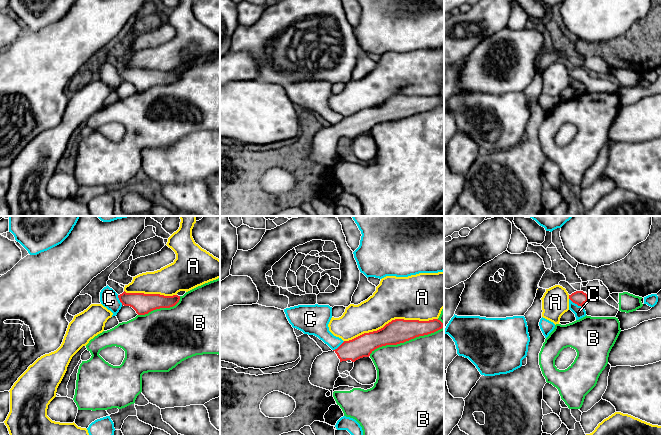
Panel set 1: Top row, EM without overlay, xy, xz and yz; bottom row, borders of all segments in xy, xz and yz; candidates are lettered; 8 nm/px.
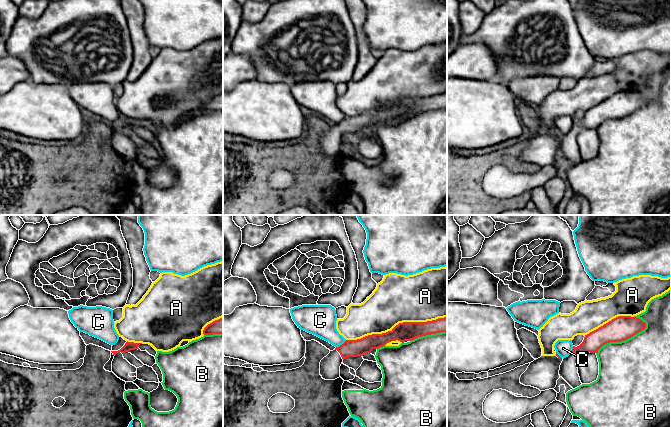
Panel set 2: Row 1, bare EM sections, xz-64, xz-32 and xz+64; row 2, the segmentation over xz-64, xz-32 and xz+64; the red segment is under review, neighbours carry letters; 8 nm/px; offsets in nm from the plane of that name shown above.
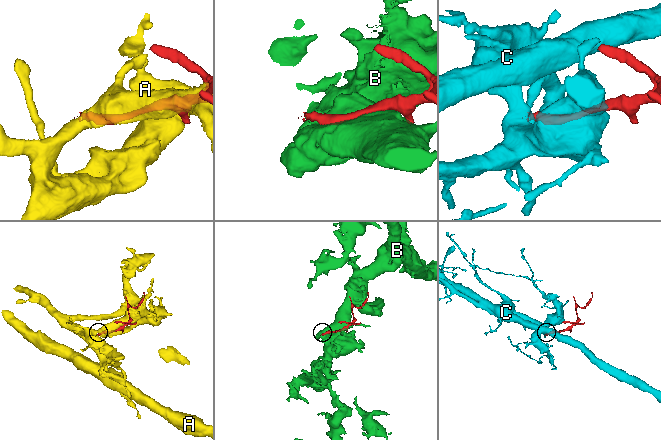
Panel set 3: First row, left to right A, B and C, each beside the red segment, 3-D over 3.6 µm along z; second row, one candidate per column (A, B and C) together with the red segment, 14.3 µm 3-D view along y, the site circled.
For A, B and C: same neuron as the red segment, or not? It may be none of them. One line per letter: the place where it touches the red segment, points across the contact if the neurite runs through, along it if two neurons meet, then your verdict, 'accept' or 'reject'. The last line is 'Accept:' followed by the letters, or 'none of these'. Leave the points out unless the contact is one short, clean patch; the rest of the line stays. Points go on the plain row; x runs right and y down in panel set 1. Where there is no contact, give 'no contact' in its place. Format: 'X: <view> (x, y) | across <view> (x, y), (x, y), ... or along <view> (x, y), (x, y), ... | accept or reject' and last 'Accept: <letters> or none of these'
A: xz (391, 97) | reject
B: xz (407, 116) | reject
C: yz (576, 79) | along yz (569, 74), (582, 83) | reject
Accept: none of these

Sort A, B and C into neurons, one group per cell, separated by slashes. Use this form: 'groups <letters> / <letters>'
groups A / B / C

